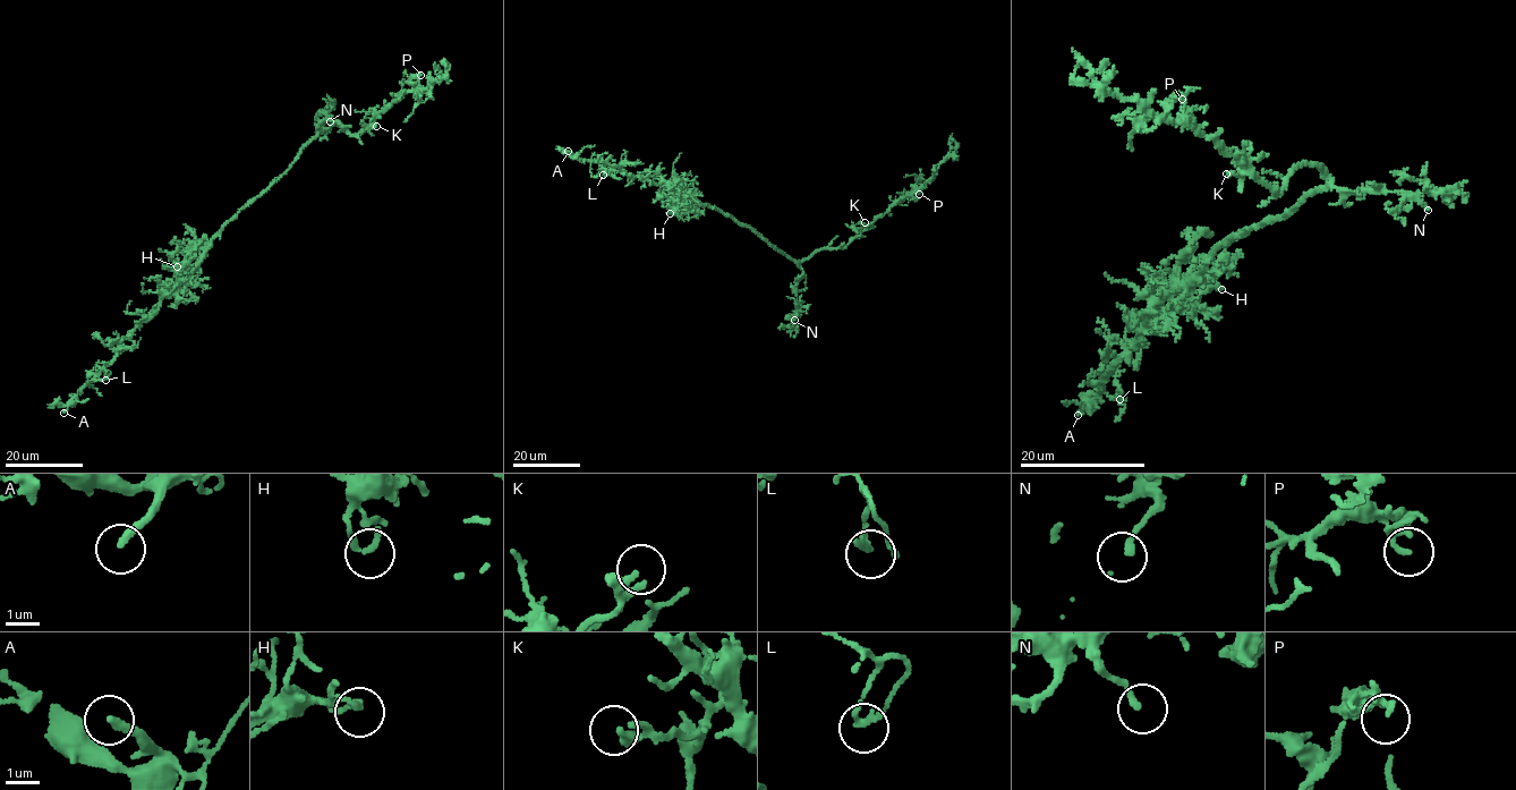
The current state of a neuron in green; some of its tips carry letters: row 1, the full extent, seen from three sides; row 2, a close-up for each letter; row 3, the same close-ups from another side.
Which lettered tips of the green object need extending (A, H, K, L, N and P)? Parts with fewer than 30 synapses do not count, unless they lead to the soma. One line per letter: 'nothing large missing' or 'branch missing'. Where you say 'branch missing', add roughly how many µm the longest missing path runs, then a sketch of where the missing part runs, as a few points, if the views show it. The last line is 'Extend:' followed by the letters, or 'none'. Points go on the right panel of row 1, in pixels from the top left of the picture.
A: branch missing; about 35 µm are missing
H: nothing large missing
K: nothing large missing
L: nothing large missing
N: nothing large missing
P: nothing large missing
Extend: A

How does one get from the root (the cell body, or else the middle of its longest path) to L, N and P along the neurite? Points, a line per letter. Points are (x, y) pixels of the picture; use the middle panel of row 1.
L: (764, 237), (671, 183), (656, 185), (597, 160), (606, 172), (603, 175)
N: (764, 237), (802, 271), (795, 287), (794, 320)
P: (764, 237), (799, 265), (819, 251), (845, 247), (897, 201), (919, 188), (919, 194)

